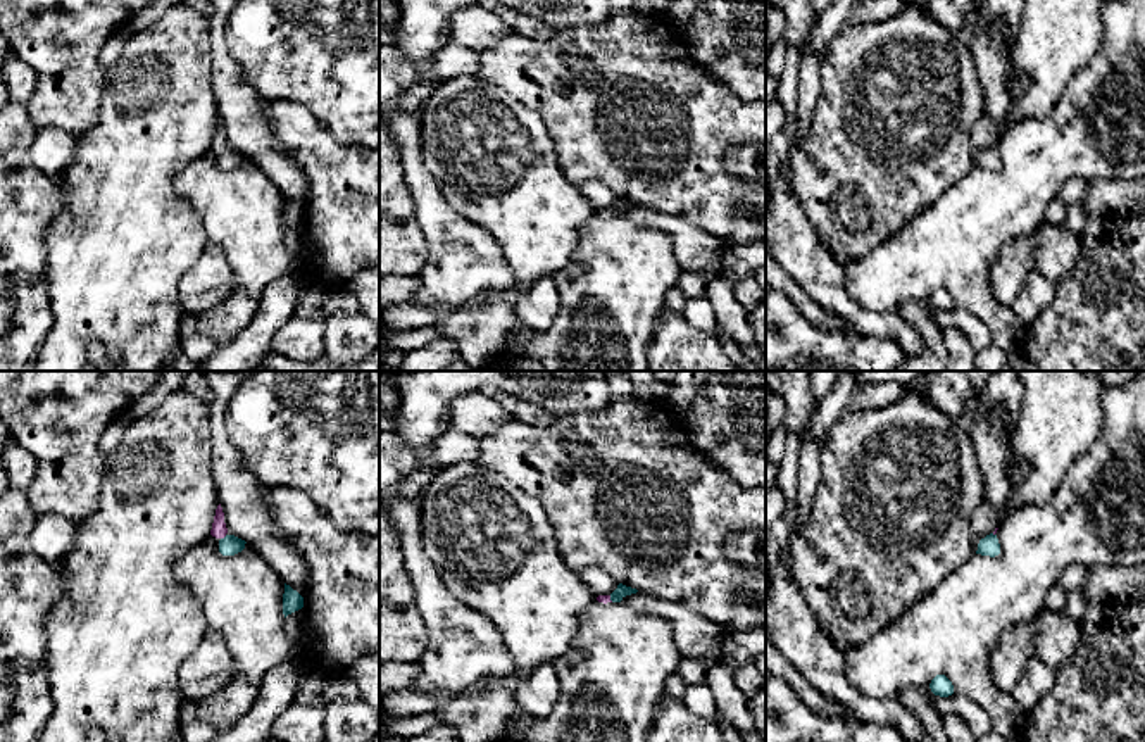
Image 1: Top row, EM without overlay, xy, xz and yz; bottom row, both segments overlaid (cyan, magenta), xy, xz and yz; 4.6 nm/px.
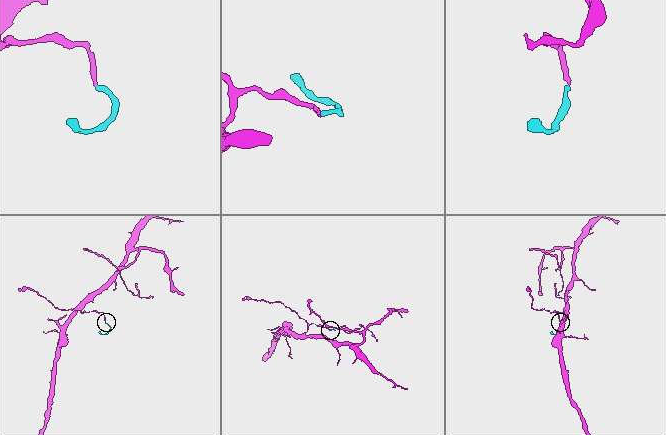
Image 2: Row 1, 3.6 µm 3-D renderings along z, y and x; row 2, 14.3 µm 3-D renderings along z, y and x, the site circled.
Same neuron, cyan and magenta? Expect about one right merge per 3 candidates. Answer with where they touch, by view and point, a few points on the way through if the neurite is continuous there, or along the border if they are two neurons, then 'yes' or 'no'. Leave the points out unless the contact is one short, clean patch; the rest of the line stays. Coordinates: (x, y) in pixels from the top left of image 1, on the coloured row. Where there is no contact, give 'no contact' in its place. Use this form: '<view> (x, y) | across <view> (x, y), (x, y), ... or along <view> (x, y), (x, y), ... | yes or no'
xy (225, 537) | across xy (228, 546), (225, 537), (219, 530) | yes

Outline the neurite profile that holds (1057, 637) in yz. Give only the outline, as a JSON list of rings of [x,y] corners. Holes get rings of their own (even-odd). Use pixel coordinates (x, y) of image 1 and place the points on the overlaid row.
[[[1042,611],[1033,625],[1035,632],[1035,652],[1054,671],[1062,670],[1074,656],[1081,644],[1081,621],[1071,619],[1066,611]]]

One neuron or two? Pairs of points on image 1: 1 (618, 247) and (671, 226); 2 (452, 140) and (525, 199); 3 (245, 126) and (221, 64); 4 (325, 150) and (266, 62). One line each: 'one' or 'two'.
1: two
2: one
3: one
4: two

